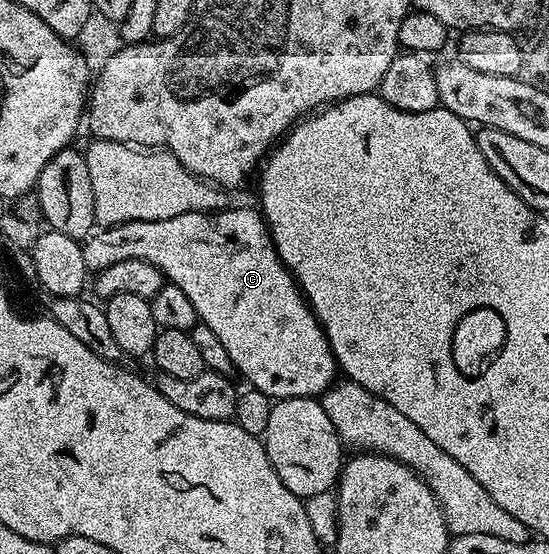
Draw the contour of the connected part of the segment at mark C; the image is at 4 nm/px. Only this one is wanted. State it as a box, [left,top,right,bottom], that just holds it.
[82,206,339,400]

